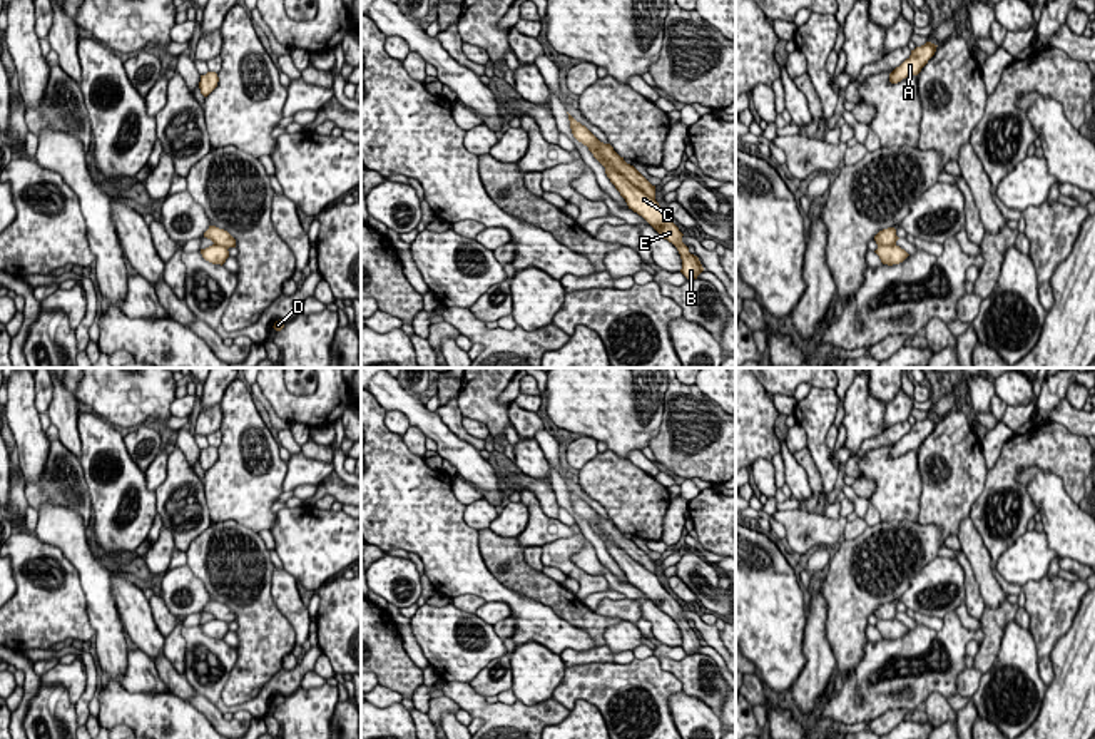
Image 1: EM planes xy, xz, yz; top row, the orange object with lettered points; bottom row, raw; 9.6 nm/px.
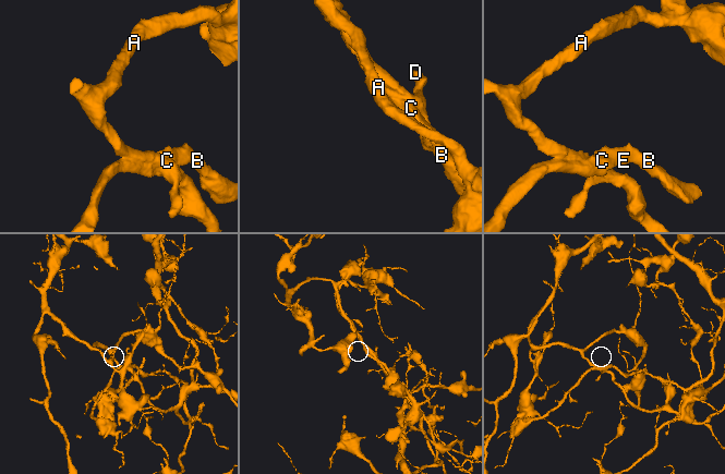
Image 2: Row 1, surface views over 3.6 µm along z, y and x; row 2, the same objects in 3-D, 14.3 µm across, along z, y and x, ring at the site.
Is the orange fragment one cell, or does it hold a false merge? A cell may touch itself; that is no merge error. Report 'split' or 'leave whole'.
leave whole

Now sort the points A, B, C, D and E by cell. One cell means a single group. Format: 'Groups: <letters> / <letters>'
Groups: A B C D E

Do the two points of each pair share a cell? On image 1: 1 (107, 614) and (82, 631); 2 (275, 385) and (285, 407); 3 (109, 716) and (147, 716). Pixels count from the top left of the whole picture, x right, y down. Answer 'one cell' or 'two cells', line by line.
1: two cells
2: one cell
3: one cell

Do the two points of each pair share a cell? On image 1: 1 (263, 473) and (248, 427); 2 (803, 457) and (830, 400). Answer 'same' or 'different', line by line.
1: same
2: different

